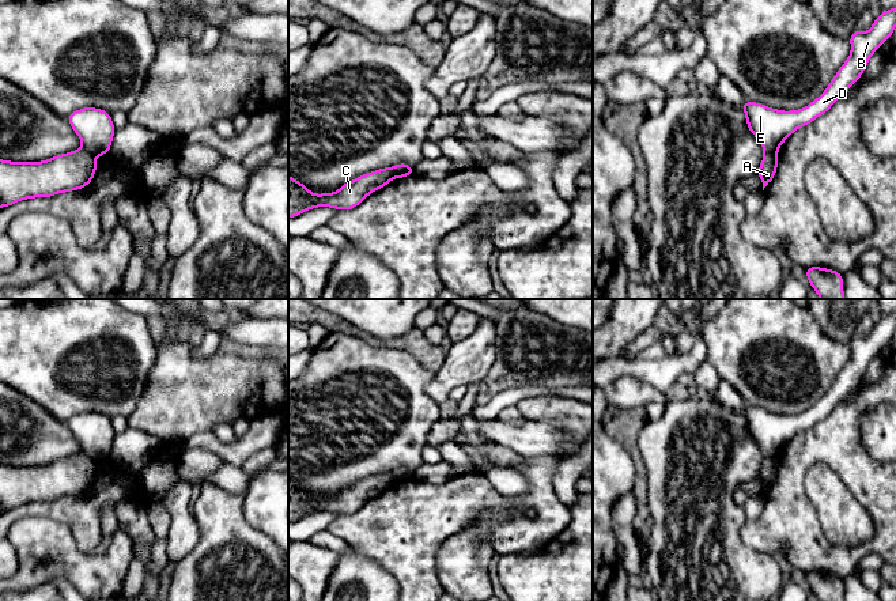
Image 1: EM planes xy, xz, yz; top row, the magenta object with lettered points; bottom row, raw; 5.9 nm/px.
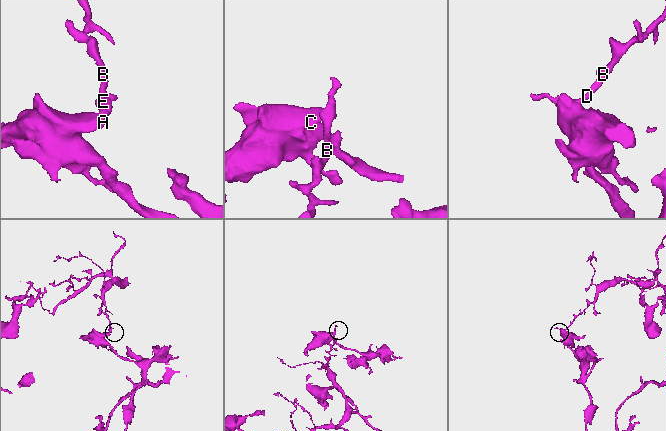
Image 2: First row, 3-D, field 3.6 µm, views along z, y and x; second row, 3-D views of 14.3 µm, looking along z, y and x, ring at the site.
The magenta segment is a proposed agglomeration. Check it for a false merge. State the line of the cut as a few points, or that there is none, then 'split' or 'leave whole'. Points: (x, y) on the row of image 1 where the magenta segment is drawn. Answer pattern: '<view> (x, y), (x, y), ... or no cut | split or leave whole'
yz (777, 150), (764, 152) | split

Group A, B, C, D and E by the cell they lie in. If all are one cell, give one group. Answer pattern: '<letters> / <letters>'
A C / B D E

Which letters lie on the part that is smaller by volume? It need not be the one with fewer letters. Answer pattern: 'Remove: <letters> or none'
Remove: B, D, E

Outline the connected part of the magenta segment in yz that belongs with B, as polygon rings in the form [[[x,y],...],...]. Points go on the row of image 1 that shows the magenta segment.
[[[896,7],[882,11],[874,19],[869,31],[861,33],[855,29],[848,39],[851,44],[848,58],[839,68],[825,91],[804,109],[783,111],[763,103],[744,101],[742,109],[746,125],[751,133],[759,139],[764,152],[778,151],[793,132],[827,113],[862,76],[869,58],[880,49],[882,42],[892,37],[895,26]]]

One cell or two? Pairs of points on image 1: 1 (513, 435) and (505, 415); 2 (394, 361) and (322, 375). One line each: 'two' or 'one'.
1: two
2: one

